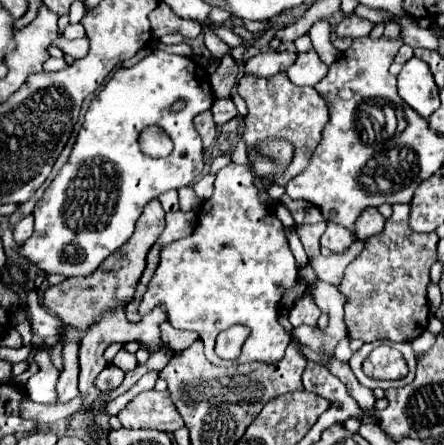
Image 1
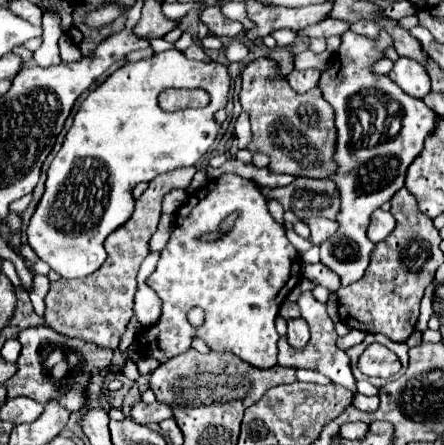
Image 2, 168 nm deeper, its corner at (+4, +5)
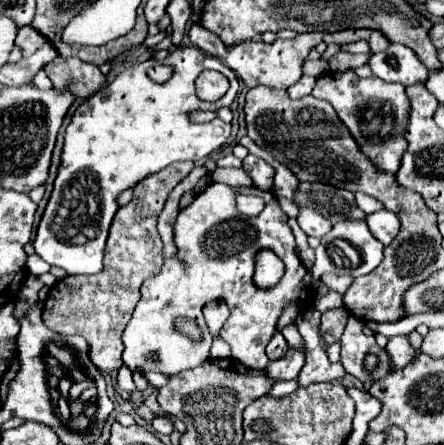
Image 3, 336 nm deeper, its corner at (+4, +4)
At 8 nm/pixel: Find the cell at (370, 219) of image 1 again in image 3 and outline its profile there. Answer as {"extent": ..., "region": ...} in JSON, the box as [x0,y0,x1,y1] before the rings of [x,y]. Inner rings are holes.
{"extent":[366,209,400,245],"region":[[[380,209],[372,215],[366,217],[366,223],[370,227],[370,233],[382,243],[382,245],[390,245],[392,239],[398,235],[400,231],[400,219],[396,213],[388,211],[388,209]]]}

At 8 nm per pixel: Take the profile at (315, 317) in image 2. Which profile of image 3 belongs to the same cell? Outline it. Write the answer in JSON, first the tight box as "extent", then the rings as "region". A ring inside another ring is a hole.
{"extent":[266,333,287,361],"region":[[[276,333],[272,339],[270,339],[270,343],[268,343],[268,347],[266,347],[266,355],[268,355],[268,359],[270,361],[274,361],[274,359],[280,359],[287,350],[286,339],[284,339],[282,333]]]}

